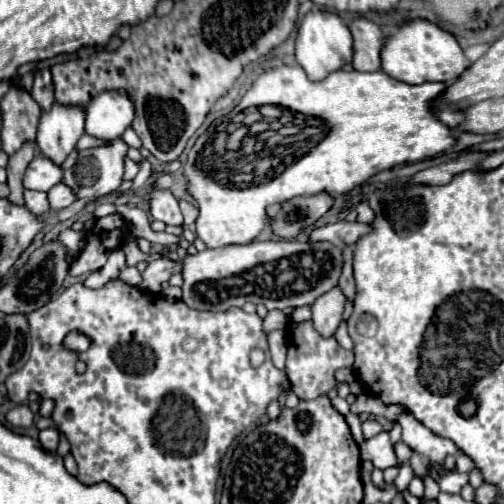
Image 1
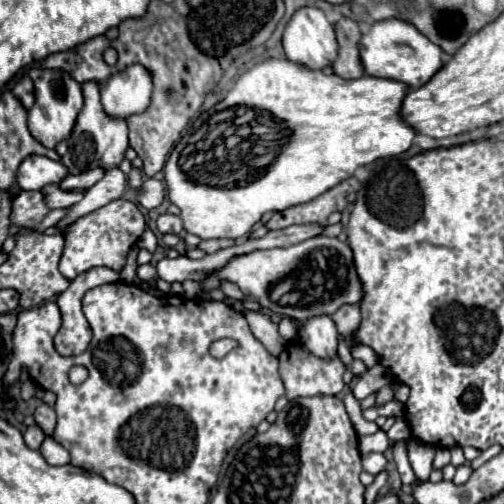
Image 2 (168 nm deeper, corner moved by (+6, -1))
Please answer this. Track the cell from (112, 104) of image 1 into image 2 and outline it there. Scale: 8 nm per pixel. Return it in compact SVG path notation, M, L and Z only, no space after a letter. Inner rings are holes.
M133 64L101 86L101 104L109 118L129 118L147 110L151 92L151 74L143 66Z

